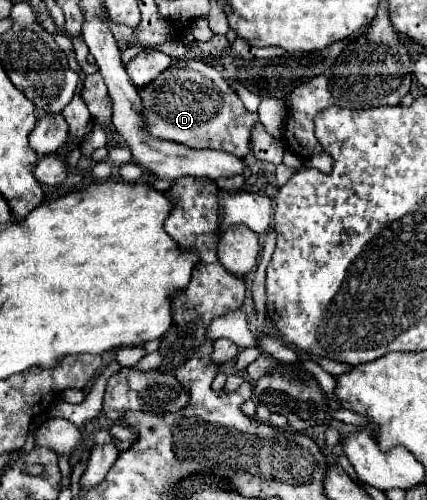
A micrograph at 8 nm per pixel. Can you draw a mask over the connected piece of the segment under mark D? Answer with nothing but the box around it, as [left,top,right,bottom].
[138,60,256,158]

